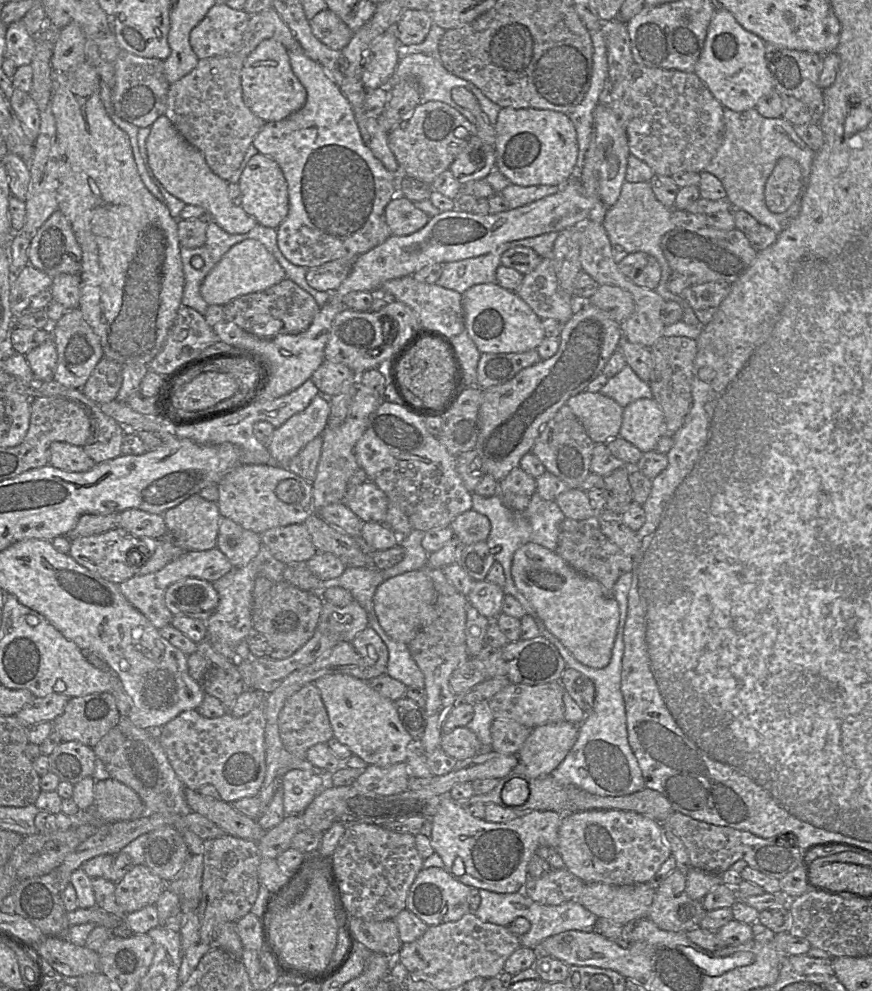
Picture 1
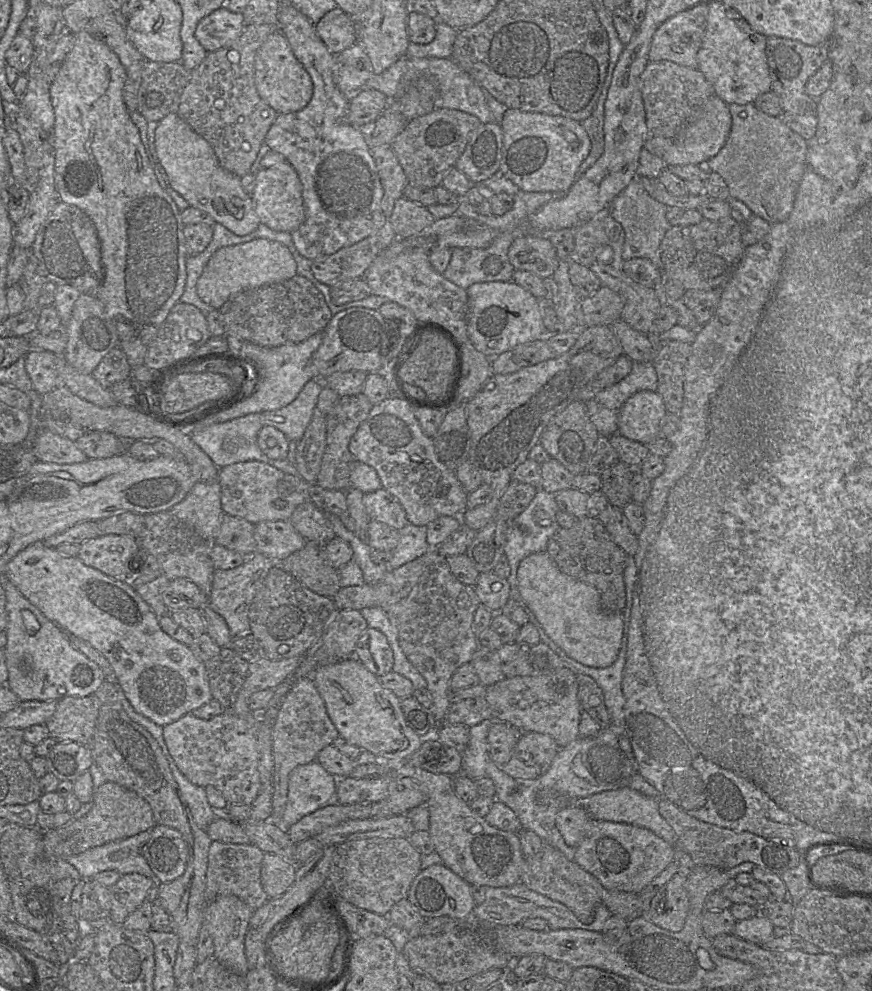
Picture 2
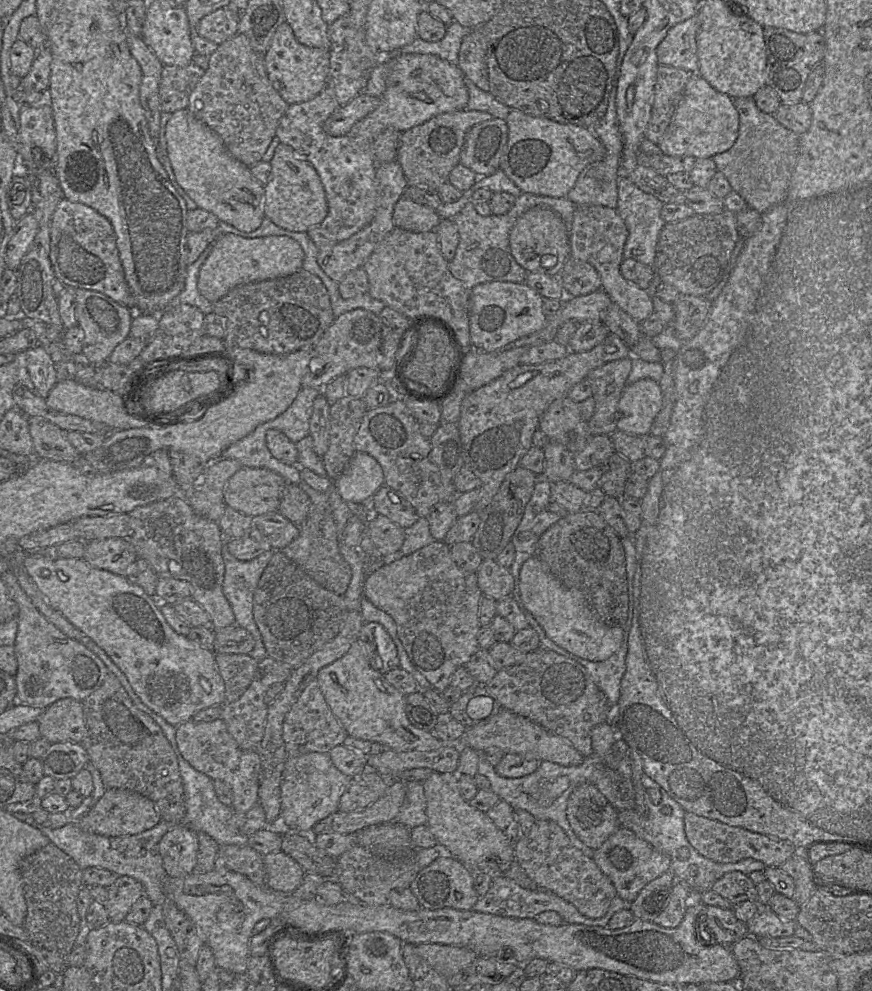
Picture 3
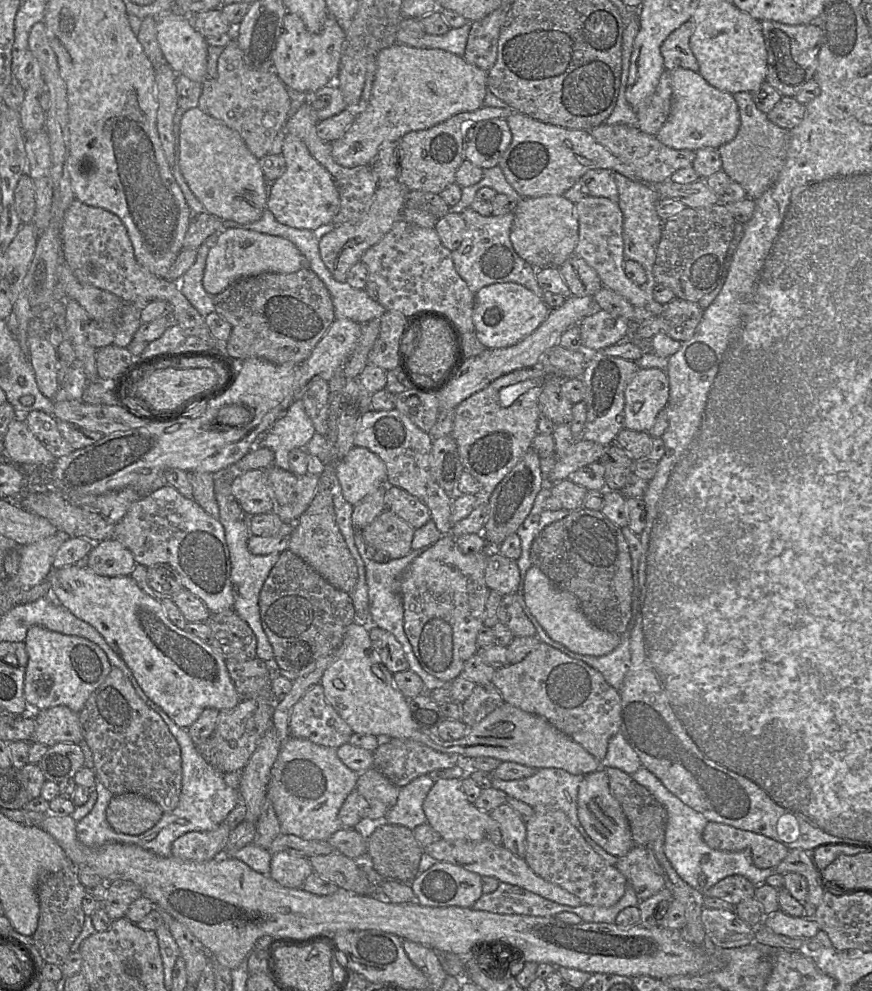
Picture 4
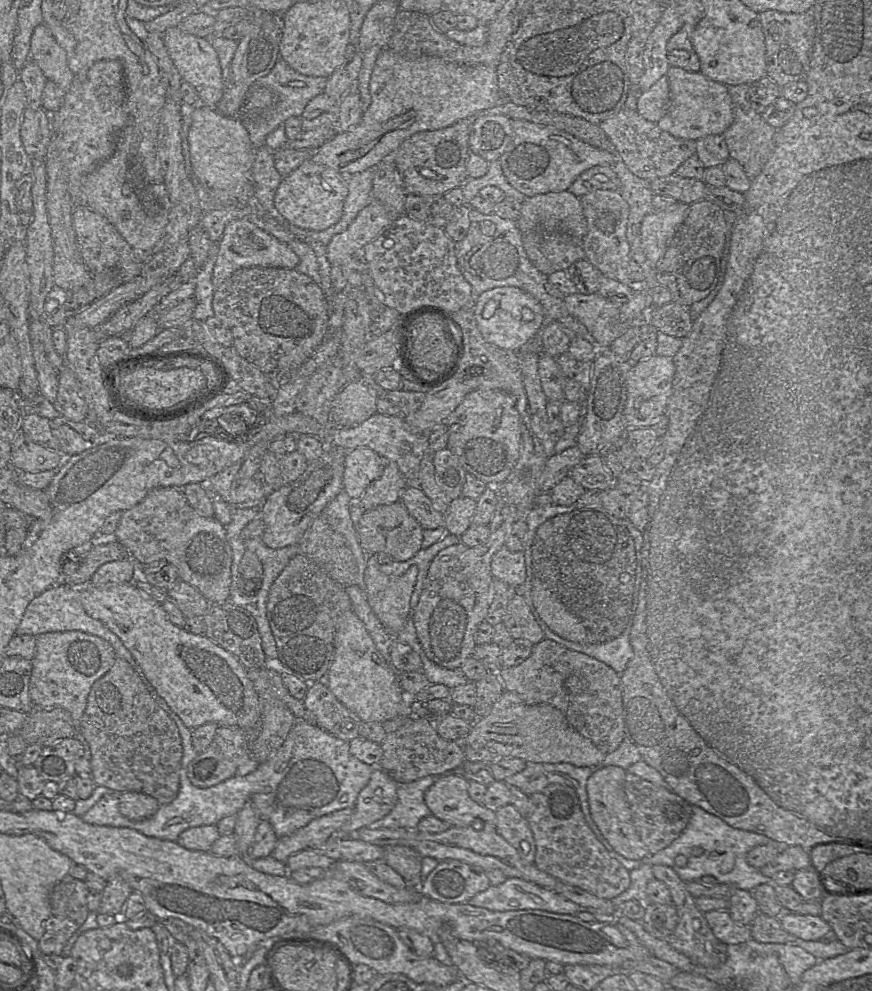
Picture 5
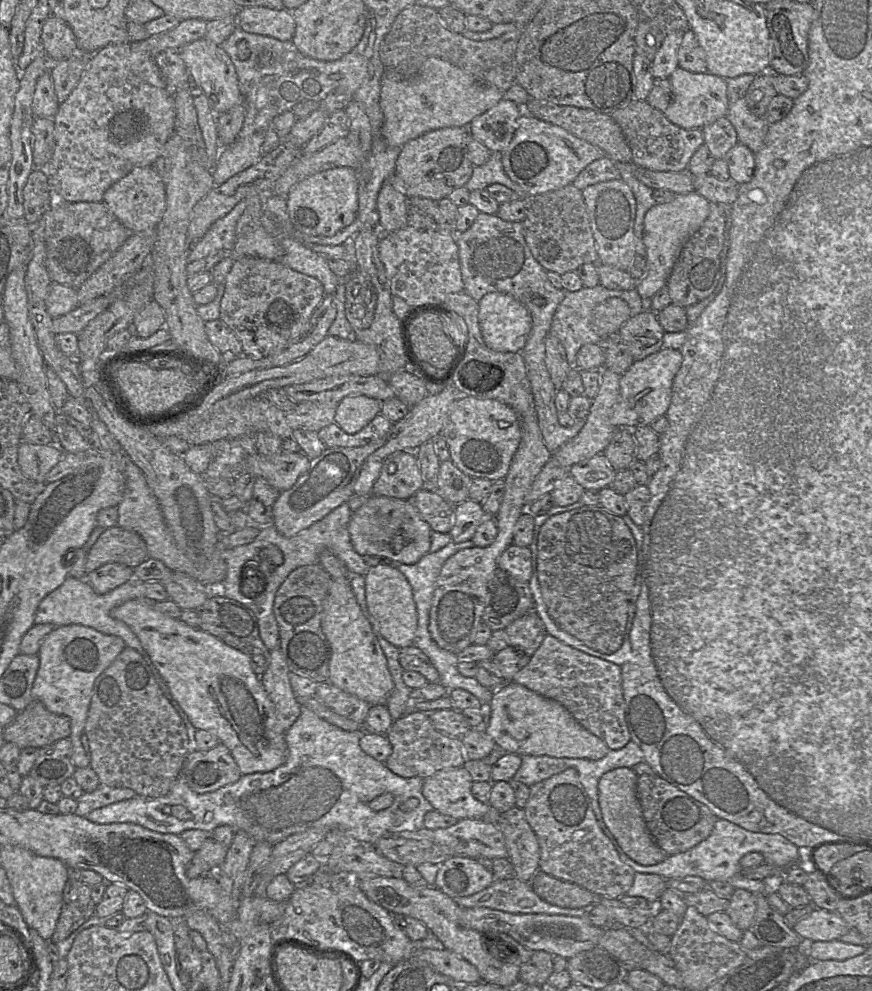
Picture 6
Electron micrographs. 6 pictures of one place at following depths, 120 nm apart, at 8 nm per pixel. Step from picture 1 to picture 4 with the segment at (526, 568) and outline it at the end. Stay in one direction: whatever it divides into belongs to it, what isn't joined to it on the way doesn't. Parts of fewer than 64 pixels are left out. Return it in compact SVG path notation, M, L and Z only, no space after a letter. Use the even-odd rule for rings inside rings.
M535 565L526 572L524 596L527 607L549 637L572 652L600 657L612 652L621 642L621 635L604 631L592 624L582 612L577 597L557 588Z

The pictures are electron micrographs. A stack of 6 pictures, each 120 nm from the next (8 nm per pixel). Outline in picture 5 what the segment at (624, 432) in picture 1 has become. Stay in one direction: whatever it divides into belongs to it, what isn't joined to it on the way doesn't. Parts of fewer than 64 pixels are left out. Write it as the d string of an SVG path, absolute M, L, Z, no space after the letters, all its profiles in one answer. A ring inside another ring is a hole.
M652 355L633 363L627 376L627 399L624 408L624 419L629 428L651 427L662 415L672 395L675 365L672 357Z

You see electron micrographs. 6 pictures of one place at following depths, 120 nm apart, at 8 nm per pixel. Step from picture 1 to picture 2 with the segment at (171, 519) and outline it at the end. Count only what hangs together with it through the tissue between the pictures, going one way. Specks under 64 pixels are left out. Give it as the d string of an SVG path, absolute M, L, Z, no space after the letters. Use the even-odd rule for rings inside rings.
M197 481L187 496L169 510L174 516L190 525L203 539L215 542L219 535L224 512L221 505L221 486L218 481Z

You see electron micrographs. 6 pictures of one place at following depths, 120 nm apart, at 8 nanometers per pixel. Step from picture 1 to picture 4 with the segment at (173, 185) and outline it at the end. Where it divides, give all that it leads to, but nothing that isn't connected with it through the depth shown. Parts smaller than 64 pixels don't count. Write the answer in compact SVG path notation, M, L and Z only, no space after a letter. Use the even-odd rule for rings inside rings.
M198 106L187 109L180 121L179 135L175 138L175 160L191 191L211 215L238 223L258 220L266 209L269 184L257 159L239 133L222 121L203 112Z

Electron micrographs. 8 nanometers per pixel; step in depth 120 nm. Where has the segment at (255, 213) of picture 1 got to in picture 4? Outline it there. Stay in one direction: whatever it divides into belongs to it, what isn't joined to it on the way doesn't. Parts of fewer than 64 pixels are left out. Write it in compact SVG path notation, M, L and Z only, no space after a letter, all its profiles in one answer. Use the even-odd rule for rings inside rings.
M285 134L281 155L286 168L277 180L269 184L266 209L279 223L292 228L321 232L331 227L339 211L340 199L330 173L313 158L304 143L292 134Z

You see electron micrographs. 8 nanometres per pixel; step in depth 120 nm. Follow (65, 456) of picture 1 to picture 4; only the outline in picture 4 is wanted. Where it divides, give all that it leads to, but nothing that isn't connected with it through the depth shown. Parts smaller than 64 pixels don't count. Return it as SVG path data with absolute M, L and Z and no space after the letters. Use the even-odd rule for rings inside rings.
M31 411L26 416L17 418L23 418L31 433L56 459L62 456L67 456L74 451L74 449L60 434L57 427L57 419L53 415L46 414L43 411Z

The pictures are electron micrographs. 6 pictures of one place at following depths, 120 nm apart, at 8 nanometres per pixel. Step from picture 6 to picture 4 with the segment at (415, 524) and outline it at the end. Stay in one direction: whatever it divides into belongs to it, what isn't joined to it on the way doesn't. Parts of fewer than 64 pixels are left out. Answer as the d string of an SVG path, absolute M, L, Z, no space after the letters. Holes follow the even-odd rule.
M390 510L383 511L361 530L365 543L386 554L390 559L399 559L411 551L415 529Z

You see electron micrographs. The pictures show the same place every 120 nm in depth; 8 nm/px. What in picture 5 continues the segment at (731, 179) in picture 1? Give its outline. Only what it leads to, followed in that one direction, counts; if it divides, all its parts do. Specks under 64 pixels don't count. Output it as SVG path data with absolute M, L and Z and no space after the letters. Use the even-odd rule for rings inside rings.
M751 85L727 86L733 104L734 121L722 134L727 144L730 158L738 161L746 175L752 180L762 171L774 150L774 138L778 129L768 124L751 105Z

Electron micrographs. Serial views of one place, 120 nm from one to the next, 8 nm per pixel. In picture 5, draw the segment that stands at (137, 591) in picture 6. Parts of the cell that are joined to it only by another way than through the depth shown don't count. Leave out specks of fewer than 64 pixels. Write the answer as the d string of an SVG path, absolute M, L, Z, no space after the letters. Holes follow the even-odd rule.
M59 583L36 596L27 606L16 635L29 634L37 636L47 632L62 632L77 630L98 636L106 640L114 648L117 657L125 659L135 669L136 661L124 646L121 639L105 624L89 616L81 602L81 587L67 583Z

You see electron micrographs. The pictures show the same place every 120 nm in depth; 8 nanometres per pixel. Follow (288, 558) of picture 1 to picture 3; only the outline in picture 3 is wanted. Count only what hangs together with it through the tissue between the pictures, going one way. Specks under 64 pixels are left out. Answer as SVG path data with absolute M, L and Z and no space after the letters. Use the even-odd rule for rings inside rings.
M271 513L252 518L249 536L266 550L280 551L299 535L299 526L281 513Z

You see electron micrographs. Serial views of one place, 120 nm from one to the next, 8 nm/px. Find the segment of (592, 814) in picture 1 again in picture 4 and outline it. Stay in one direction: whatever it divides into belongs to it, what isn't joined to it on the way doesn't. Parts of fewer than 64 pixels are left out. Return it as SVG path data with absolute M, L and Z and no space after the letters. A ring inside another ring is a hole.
M634 845L626 855L617 859L615 867L632 886L639 901L646 900L665 887L664 879L651 868L645 847Z

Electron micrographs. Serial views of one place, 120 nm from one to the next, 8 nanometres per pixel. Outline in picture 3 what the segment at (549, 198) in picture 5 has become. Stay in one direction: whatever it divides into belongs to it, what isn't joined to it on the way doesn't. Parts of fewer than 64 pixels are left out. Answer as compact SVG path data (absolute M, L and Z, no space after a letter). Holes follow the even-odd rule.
M534 207L522 214L510 231L509 243L516 262L528 273L558 277L570 256L570 238L566 224L558 214L545 207Z

